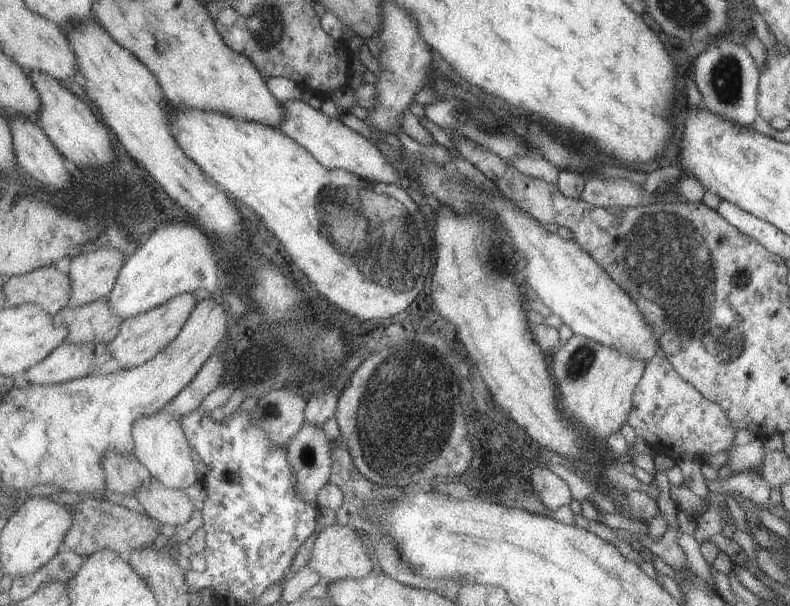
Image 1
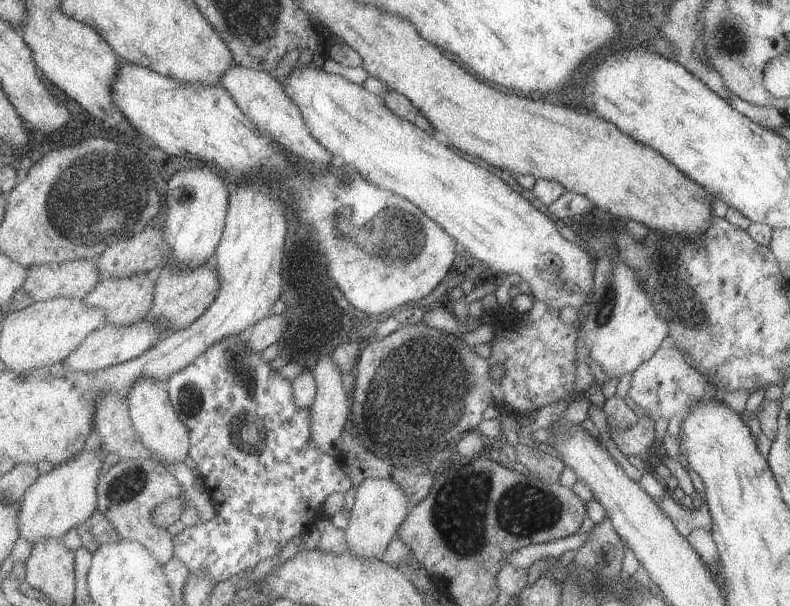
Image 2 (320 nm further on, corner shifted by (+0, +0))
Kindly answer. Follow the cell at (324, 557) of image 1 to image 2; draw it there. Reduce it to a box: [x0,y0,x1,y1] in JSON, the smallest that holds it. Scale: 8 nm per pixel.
[346,478,412,560]

